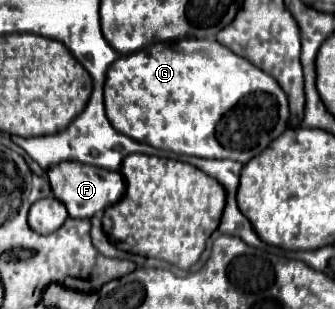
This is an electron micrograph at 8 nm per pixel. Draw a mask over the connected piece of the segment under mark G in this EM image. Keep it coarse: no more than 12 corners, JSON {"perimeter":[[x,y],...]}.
{"perimeter":[[217,40],[119,56],[137,142],[247,164],[289,130],[273,76]]}

